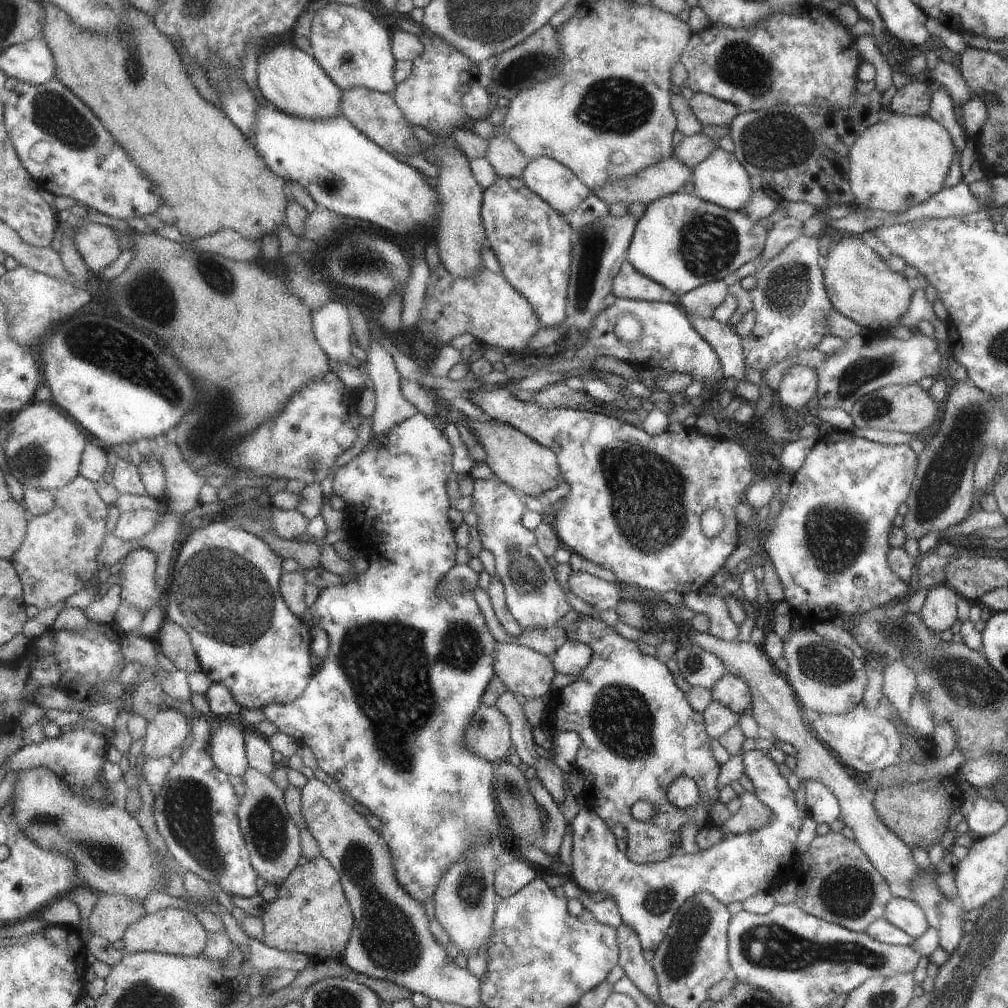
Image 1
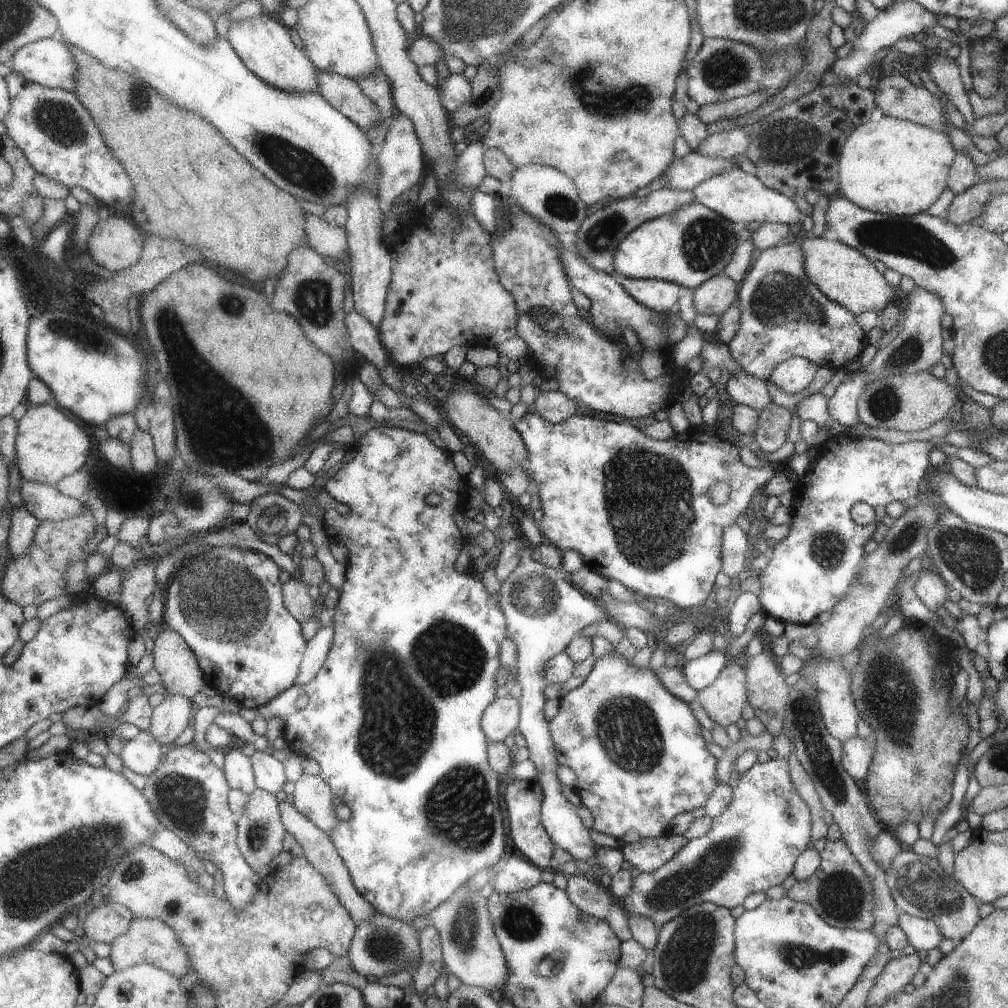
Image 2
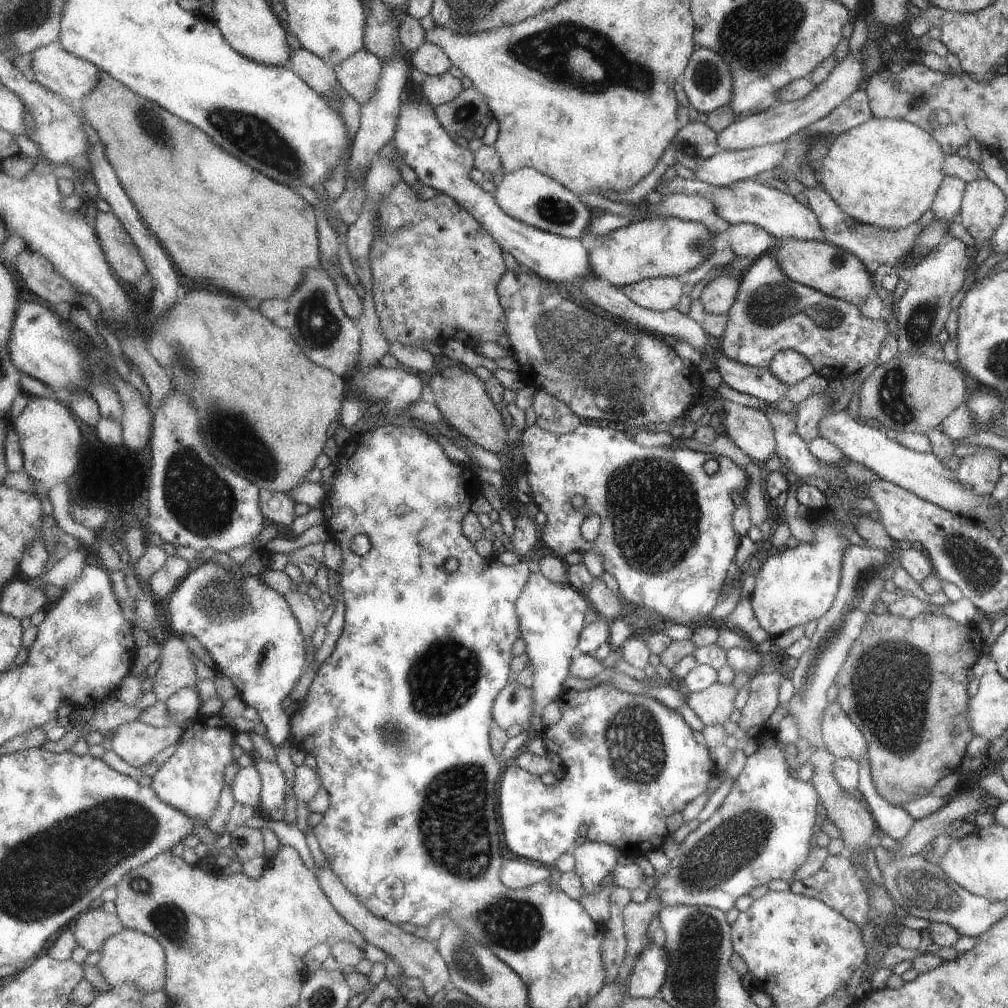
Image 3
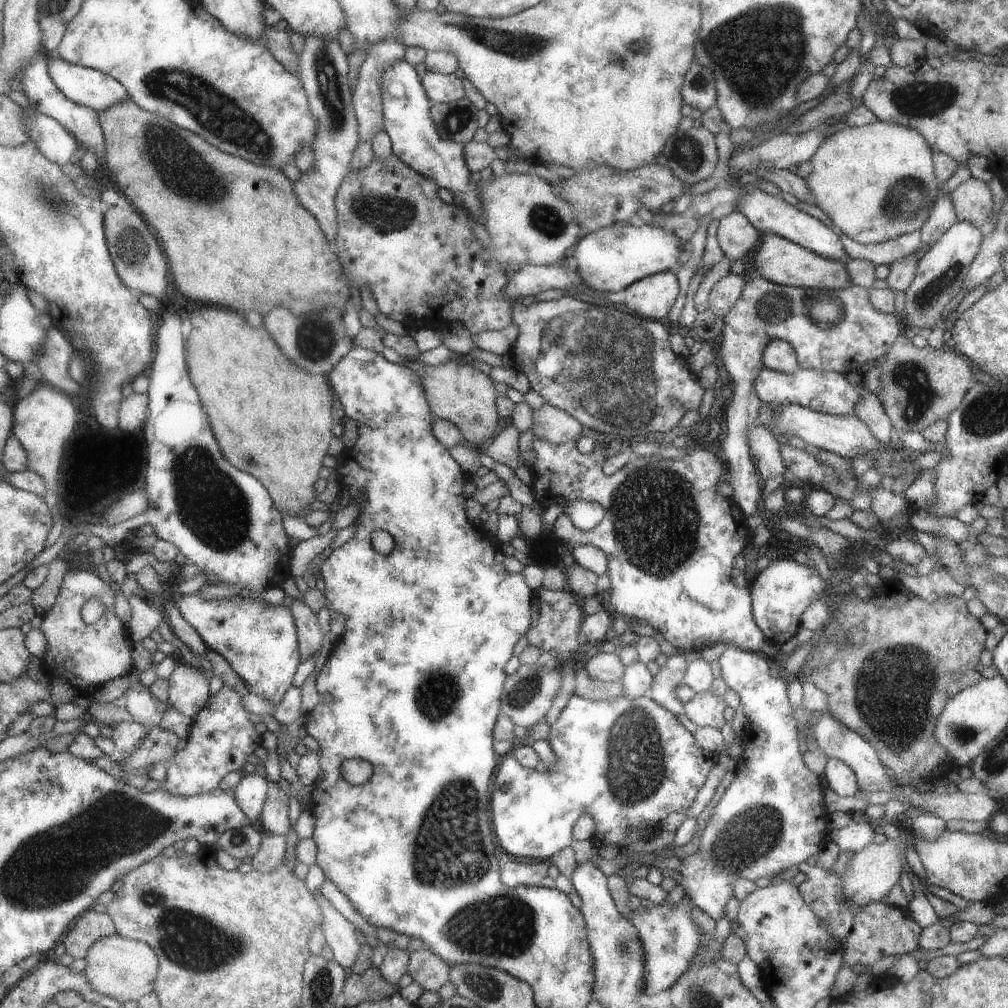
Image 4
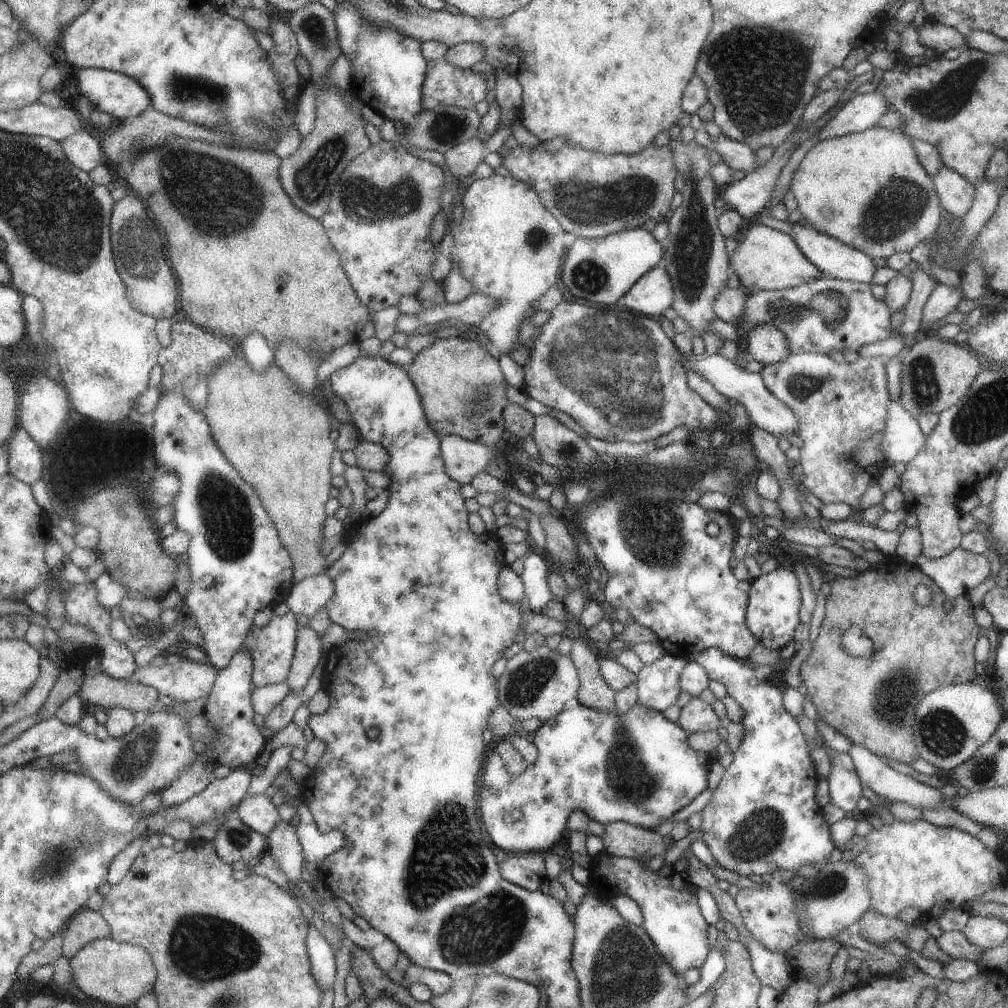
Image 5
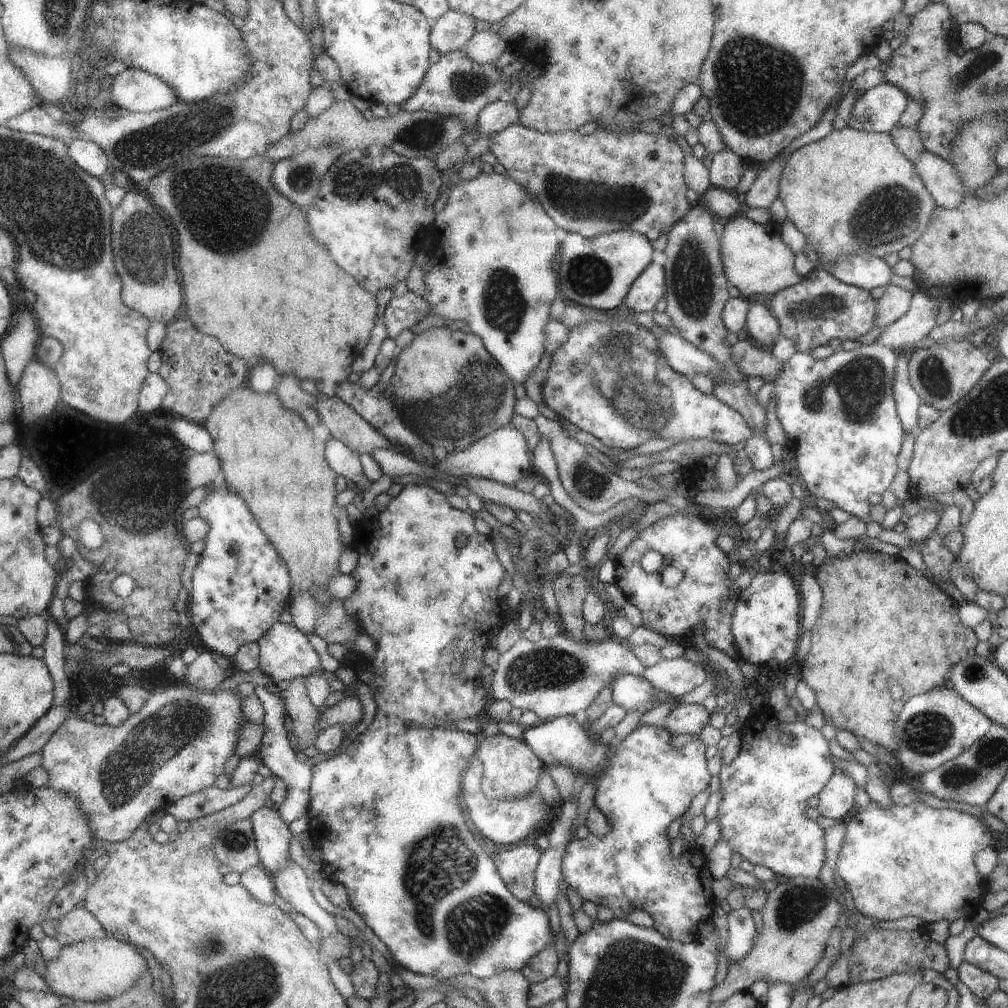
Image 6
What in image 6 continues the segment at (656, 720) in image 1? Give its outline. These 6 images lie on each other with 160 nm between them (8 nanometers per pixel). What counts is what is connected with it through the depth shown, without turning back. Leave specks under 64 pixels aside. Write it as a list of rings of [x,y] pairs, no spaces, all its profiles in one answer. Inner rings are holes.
[[[574,715],[555,718],[554,721],[542,721],[538,726],[528,727],[524,730],[524,738],[546,766],[551,766],[552,764],[563,764],[568,766],[572,772],[579,777],[584,777],[585,779],[596,777],[596,793],[594,798],[595,806],[601,809],[608,816],[609,822],[612,826],[612,831],[605,836],[597,836],[591,832],[586,839],[574,838],[569,842],[562,860],[562,873],[564,874],[564,880],[567,886],[575,890],[583,901],[591,901],[597,906],[597,908],[598,906],[609,908],[613,912],[614,918],[617,919],[624,919],[625,914],[627,914],[627,910],[631,910],[631,908],[643,910],[643,912],[647,912],[651,917],[651,920],[653,920],[651,928],[655,929],[659,934],[662,934],[668,939],[683,941],[685,936],[689,936],[699,920],[705,921],[711,918],[713,907],[716,903],[711,894],[711,882],[713,882],[714,878],[707,870],[706,857],[697,850],[687,849],[683,851],[680,856],[675,858],[671,858],[671,856],[669,856],[669,842],[667,842],[667,838],[665,838],[665,828],[667,828],[667,824],[669,824],[671,820],[679,818],[679,816],[687,810],[689,802],[691,802],[691,798],[693,798],[695,794],[707,788],[710,774],[705,767],[706,760],[705,755],[703,755],[706,746],[697,737],[693,737],[687,744],[678,748],[669,744],[671,736],[671,731],[665,730],[661,727],[639,724],[629,734],[627,734],[621,742],[613,744],[611,741],[605,744],[605,742],[601,742],[599,737],[592,735],[590,730],[585,728],[585,726],[583,726],[583,724],[581,724]],[[476,756],[471,760],[469,768],[463,774],[462,800],[464,808],[470,814],[475,830],[483,832],[487,840],[493,840],[503,846],[511,846],[519,843],[521,838],[527,838],[533,834],[539,824],[543,822],[547,814],[547,804],[541,798],[539,791],[535,789],[528,795],[518,797],[492,799],[488,797],[482,789],[482,780],[484,777],[484,764]]]

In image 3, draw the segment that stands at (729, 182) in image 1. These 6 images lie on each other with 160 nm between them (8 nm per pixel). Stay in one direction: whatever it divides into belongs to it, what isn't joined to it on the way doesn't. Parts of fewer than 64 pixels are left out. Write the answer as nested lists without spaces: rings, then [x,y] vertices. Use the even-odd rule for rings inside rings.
[[[678,176],[667,180],[669,181],[660,178],[657,181],[657,186],[654,189],[656,195],[660,197],[674,194],[697,195],[709,199],[713,205],[713,212],[730,225],[735,223],[757,225],[768,235],[773,235],[778,240],[785,238],[825,241],[818,226],[818,218],[809,207],[797,202],[793,195],[785,194],[767,184],[758,183],[754,178],[741,179],[722,187]]]

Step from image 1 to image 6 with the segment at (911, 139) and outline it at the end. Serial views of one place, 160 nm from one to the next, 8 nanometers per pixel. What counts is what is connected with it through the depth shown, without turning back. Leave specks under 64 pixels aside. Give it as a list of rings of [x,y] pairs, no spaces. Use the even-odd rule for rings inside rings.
[[[849,127],[831,129],[823,138],[794,150],[779,175],[778,193],[788,218],[812,246],[818,264],[837,257],[868,254],[883,258],[910,246],[927,228],[936,207],[915,167],[896,149],[889,133],[858,131]]]

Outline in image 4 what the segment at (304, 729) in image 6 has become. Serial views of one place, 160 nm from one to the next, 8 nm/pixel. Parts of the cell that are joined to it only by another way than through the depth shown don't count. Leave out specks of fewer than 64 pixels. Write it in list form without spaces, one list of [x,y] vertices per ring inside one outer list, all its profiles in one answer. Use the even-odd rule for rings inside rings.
[[[294,599],[290,609],[298,626],[300,653],[306,659],[318,652],[324,633],[319,627],[317,613],[303,599]]]

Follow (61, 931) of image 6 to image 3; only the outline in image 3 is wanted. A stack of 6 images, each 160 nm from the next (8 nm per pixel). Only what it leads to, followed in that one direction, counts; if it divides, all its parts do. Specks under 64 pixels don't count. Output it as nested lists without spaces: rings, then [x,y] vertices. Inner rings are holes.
[[[99,907],[87,910],[72,925],[77,944],[87,952],[101,951],[103,944],[125,929],[119,916]]]

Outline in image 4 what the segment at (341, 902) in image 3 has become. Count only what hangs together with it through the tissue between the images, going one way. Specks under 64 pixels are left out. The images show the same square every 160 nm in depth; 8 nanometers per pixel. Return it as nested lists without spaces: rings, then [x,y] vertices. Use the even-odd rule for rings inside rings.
[[[421,948],[410,954],[408,974],[424,990],[438,992],[451,980],[451,966],[431,949]]]

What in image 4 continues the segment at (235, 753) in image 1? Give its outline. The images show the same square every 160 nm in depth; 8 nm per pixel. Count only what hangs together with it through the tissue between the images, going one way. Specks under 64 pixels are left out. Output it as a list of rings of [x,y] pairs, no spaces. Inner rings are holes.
[[[249,773],[240,779],[234,790],[243,812],[254,822],[259,822],[268,795],[269,781],[261,774]]]

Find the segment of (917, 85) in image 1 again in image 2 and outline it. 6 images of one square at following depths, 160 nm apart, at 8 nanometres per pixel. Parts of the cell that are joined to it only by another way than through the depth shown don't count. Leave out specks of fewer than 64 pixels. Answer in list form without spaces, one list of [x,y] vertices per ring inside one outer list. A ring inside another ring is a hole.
[[[903,73],[883,76],[872,91],[875,106],[884,115],[945,133],[939,99],[925,87],[912,84]]]

